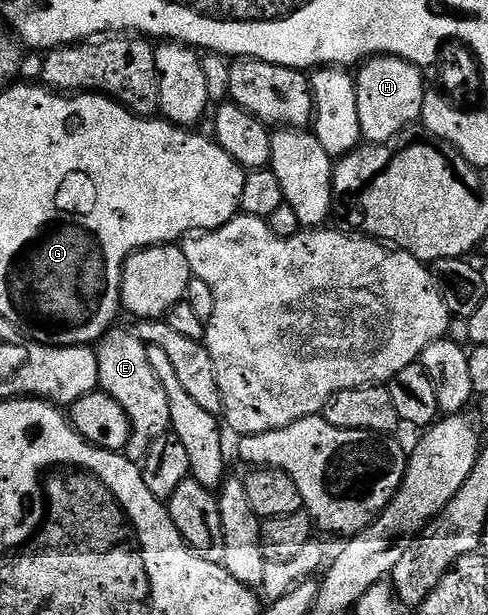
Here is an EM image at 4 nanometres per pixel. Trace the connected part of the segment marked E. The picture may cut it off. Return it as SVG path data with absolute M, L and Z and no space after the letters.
M115 328L112 332L107 332L103 336L103 341L97 344L99 354L99 382L102 391L110 393L113 398L117 398L127 411L127 417L131 420L131 426L136 437L150 437L156 431L158 424L166 425L169 421L169 398L165 394L165 386L161 378L153 370L149 362L147 353L148 345L142 335L134 336L131 332L126 332L123 328Z

